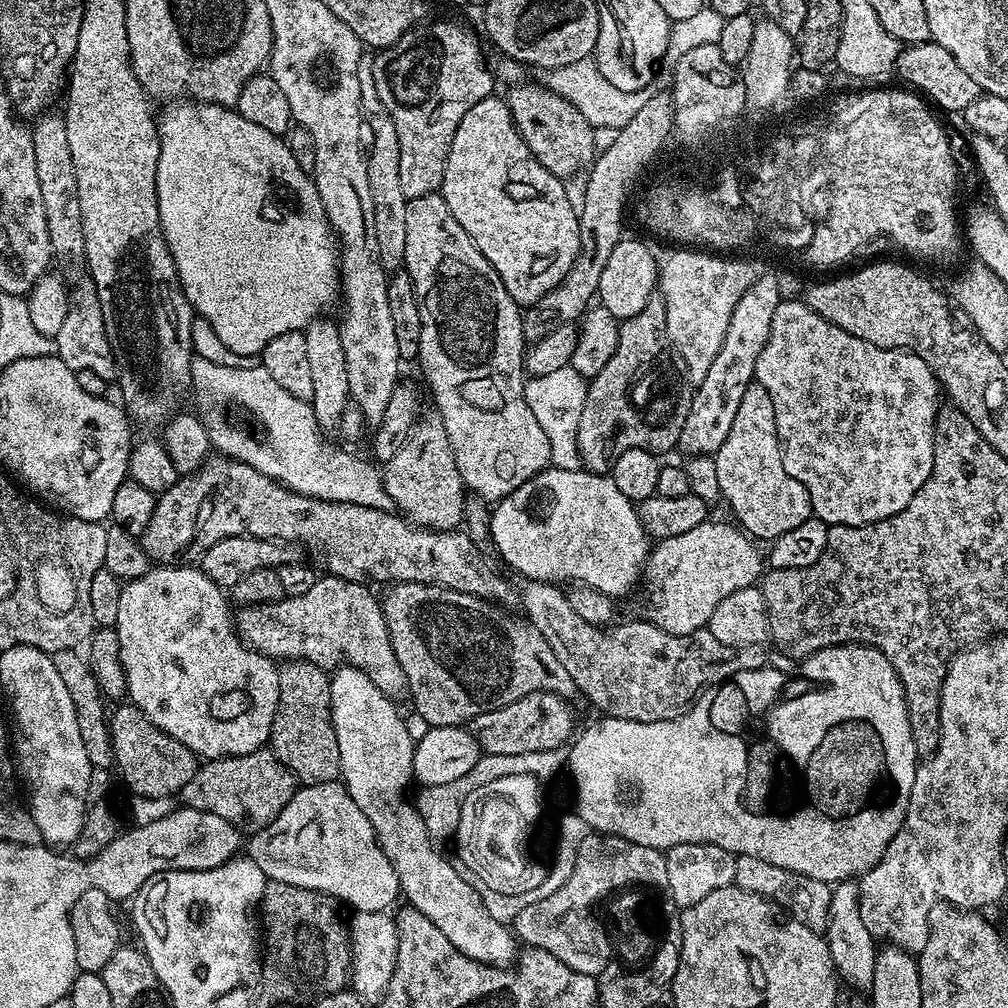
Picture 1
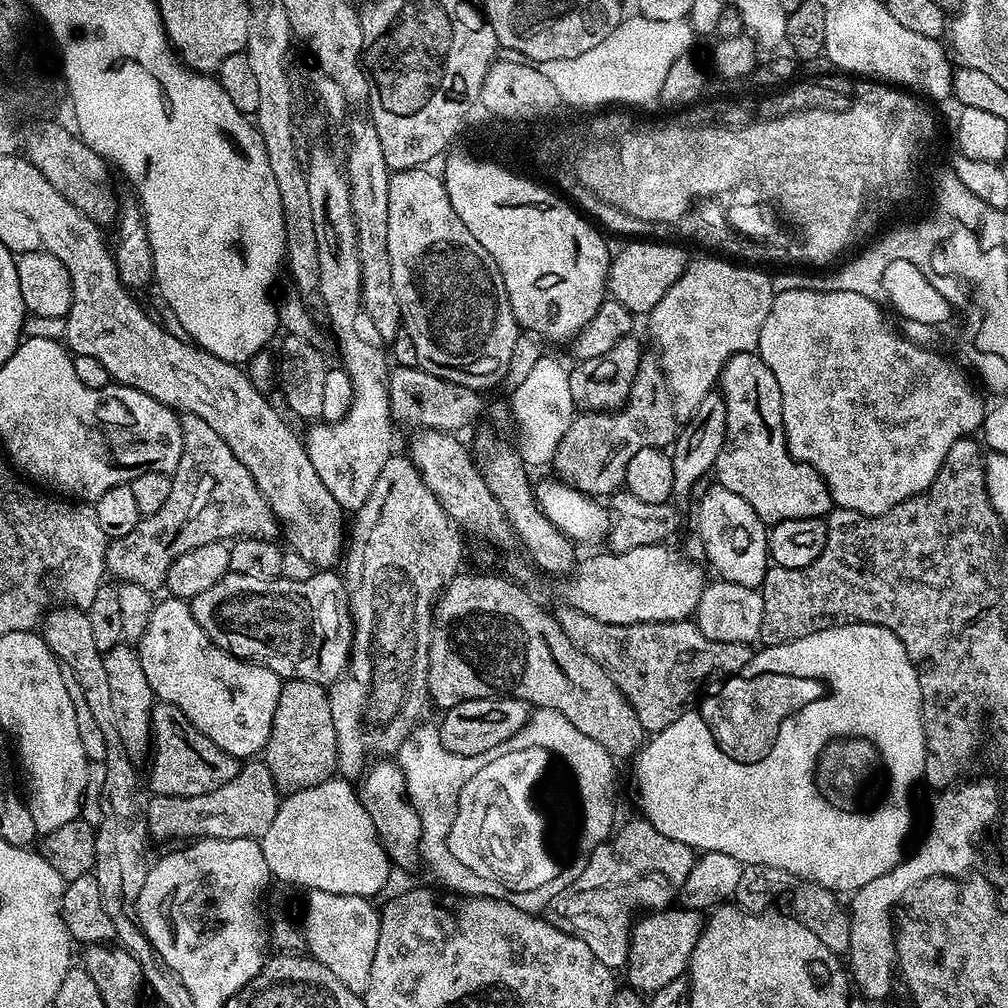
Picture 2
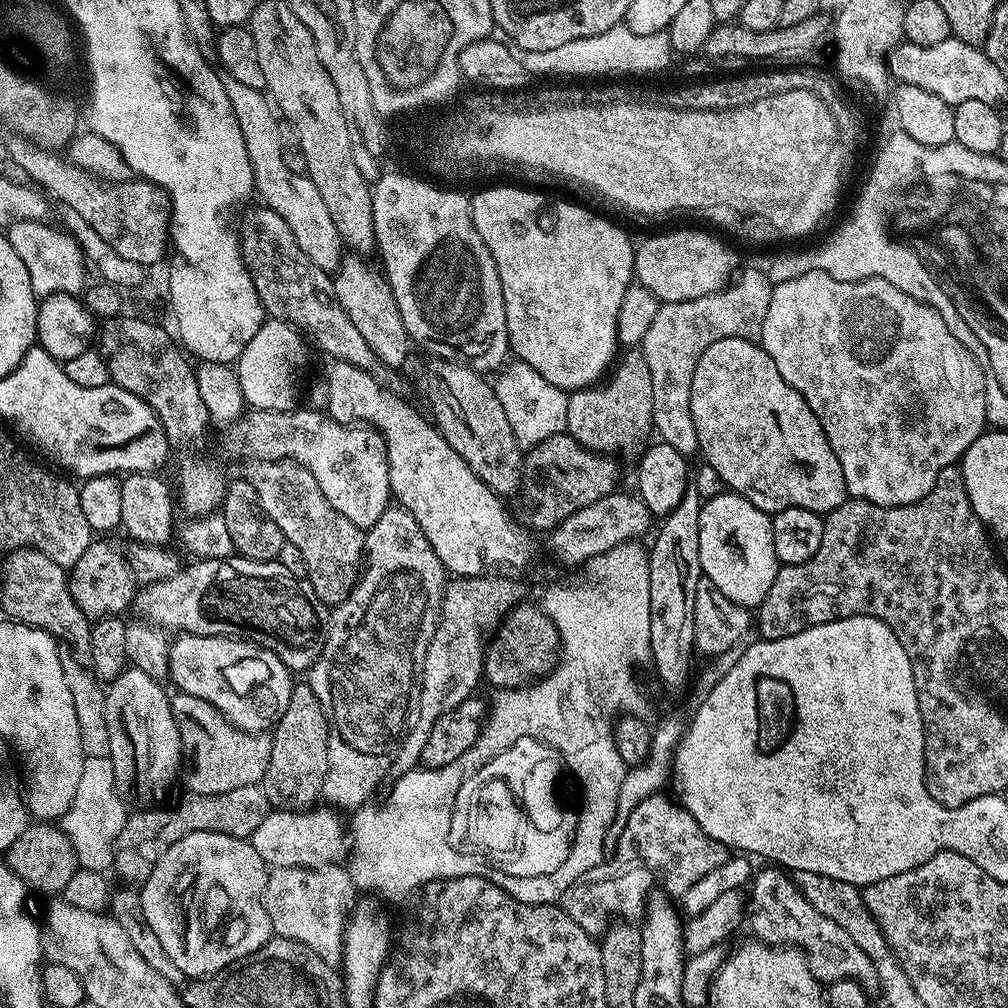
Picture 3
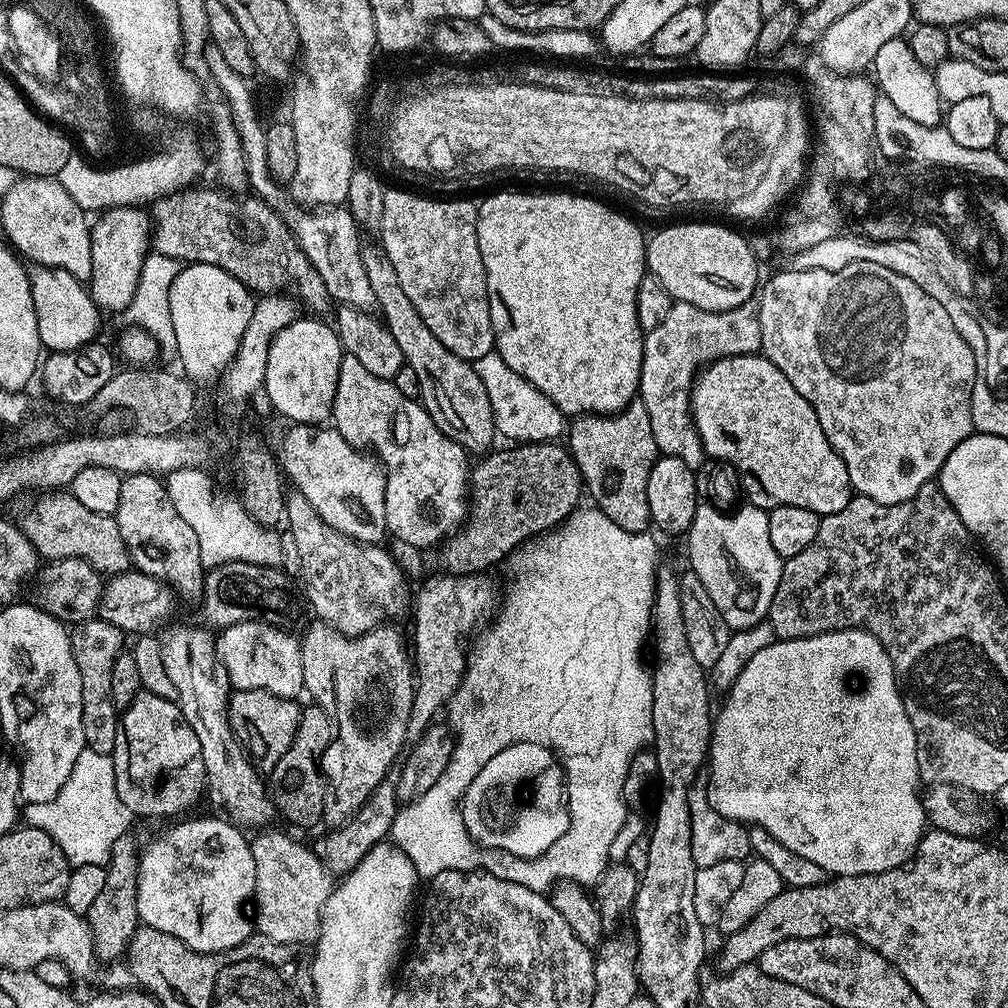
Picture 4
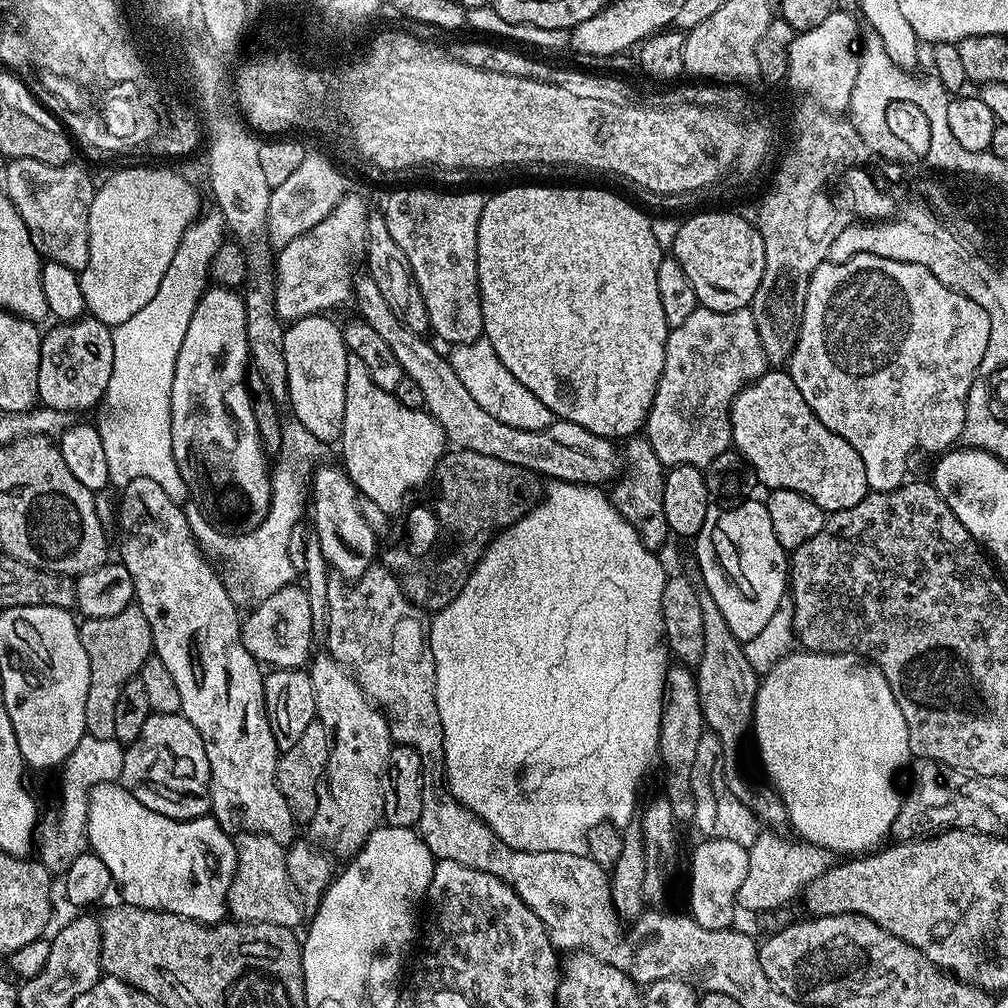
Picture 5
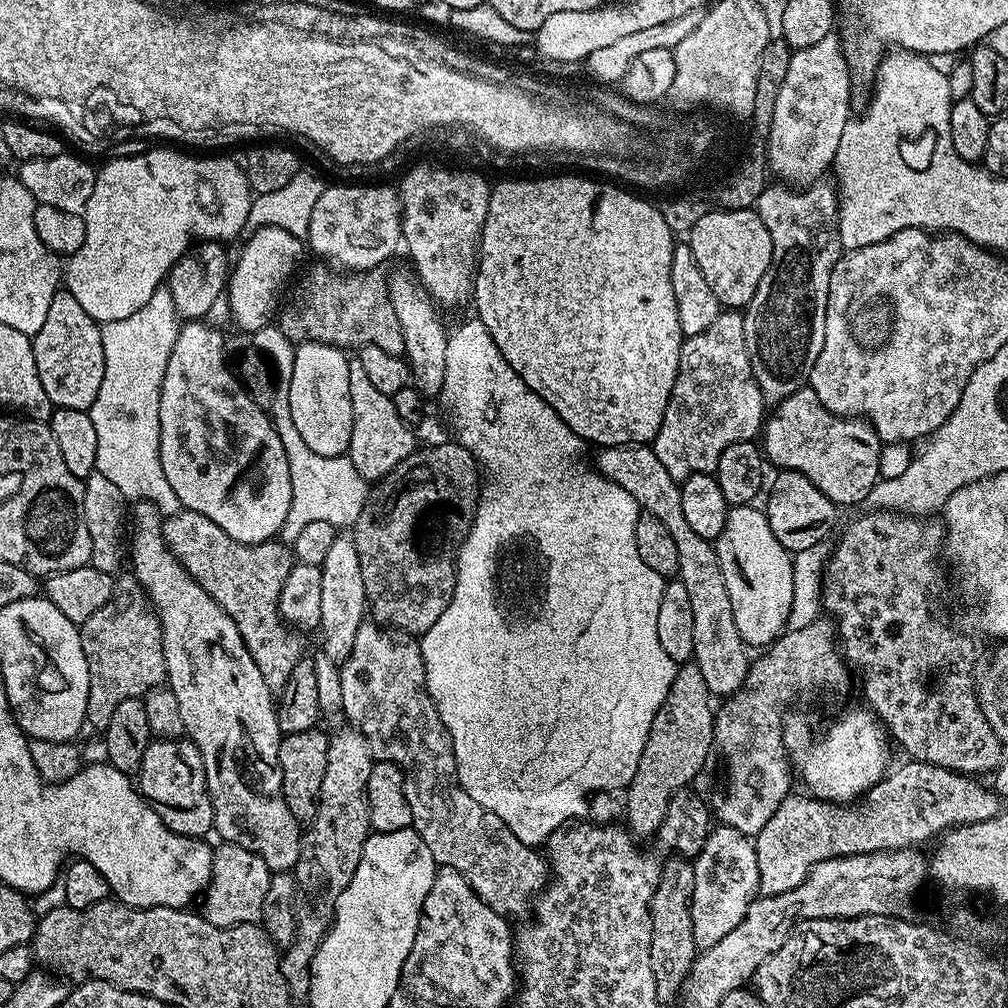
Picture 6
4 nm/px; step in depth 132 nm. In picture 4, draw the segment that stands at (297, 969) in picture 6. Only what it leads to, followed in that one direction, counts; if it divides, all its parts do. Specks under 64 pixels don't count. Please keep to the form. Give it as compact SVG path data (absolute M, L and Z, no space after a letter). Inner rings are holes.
M316 618L313 621L300 640L302 678L304 692L312 695L316 699L313 701L334 718L332 745L325 750L324 757L320 760L320 770L324 773L326 785L323 823L328 824L329 829L334 829L342 827L367 802L380 781L389 775L392 763L394 768L405 747L408 740L408 719L412 709L414 660L406 647L405 637L403 640L396 628L381 626L363 632L360 636L347 636L324 620Z

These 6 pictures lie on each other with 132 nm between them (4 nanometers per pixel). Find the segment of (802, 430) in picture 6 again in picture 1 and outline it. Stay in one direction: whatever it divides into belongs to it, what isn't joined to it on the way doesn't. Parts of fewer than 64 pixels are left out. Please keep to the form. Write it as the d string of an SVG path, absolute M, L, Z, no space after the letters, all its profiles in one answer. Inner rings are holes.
M752 383L746 394L742 394L742 403L738 406L734 426L730 426L730 434L726 434L726 442L722 442L722 446L714 453L714 459L721 497L725 501L728 499L728 504L736 515L735 523L749 537L771 542L786 534L786 530L794 530L794 526L802 526L802 522L813 519L812 503L810 494L806 494L806 486L802 486L798 478L790 478L790 474L786 474L786 466L782 466L780 443L774 422L774 402L770 402L770 394L766 394L761 384Z

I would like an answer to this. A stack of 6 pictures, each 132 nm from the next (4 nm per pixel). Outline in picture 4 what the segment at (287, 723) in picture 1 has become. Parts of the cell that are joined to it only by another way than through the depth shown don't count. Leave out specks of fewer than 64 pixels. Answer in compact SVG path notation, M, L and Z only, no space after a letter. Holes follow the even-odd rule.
M319 706L305 707L300 713L298 728L290 750L282 754L278 766L267 773L266 787L272 798L272 805L281 817L285 816L296 828L312 828L324 818L324 773L320 770L320 760L325 750L332 745L334 720Z

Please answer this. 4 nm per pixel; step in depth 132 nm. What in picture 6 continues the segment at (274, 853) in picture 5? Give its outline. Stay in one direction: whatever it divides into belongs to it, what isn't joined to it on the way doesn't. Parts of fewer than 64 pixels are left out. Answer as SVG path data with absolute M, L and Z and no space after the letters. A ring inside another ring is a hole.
M224 842L219 846L221 848L217 847L212 854L212 879L208 881L208 886L202 893L204 919L219 928L229 928L235 924L260 924L264 915L266 890L270 886L273 873L268 871L266 862L262 862L262 858L258 858L258 854L254 854L237 844Z

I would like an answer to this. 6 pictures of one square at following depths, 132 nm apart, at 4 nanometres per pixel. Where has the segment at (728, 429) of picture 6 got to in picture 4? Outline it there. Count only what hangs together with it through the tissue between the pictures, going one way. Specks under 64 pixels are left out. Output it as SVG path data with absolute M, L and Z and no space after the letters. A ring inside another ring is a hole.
M749 302L725 312L698 310L698 306L673 303L666 318L646 333L641 354L638 398L646 406L646 414L650 414L650 430L654 434L657 453L682 458L686 466L699 469L706 457L696 425L692 423L690 397L700 369L724 356L747 356L760 351L760 314L755 303Z

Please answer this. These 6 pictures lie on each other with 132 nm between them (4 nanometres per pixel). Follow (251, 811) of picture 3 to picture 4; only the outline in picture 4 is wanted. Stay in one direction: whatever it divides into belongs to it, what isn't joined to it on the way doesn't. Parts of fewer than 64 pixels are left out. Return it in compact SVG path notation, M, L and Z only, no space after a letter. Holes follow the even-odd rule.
M132 834L119 837L113 844L111 856L106 865L106 882L98 898L90 905L86 919L92 930L92 945L97 961L112 960L127 949L133 933L138 927L136 915L136 871L140 868L138 844Z

